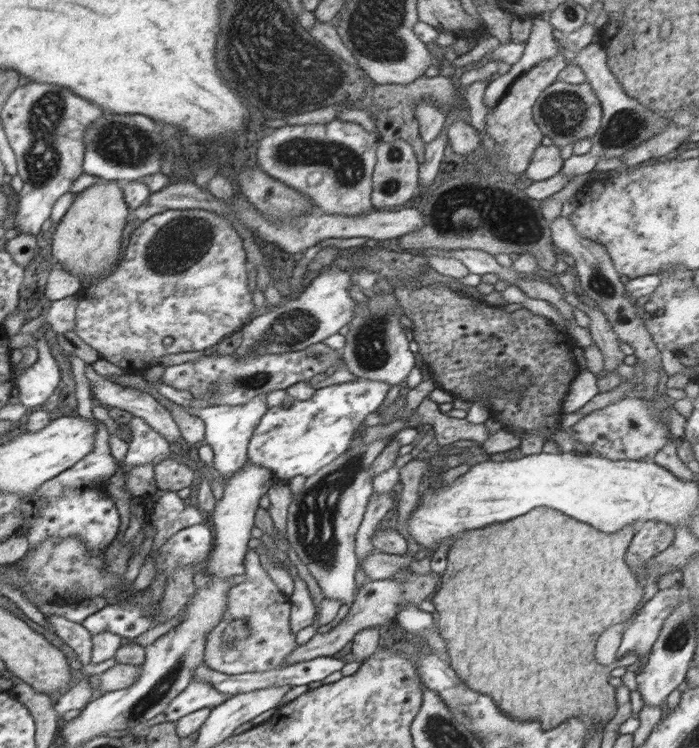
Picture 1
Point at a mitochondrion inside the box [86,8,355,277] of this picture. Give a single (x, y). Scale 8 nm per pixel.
(123, 143)

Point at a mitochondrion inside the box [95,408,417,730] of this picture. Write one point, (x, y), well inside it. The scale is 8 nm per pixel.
(314, 522)

